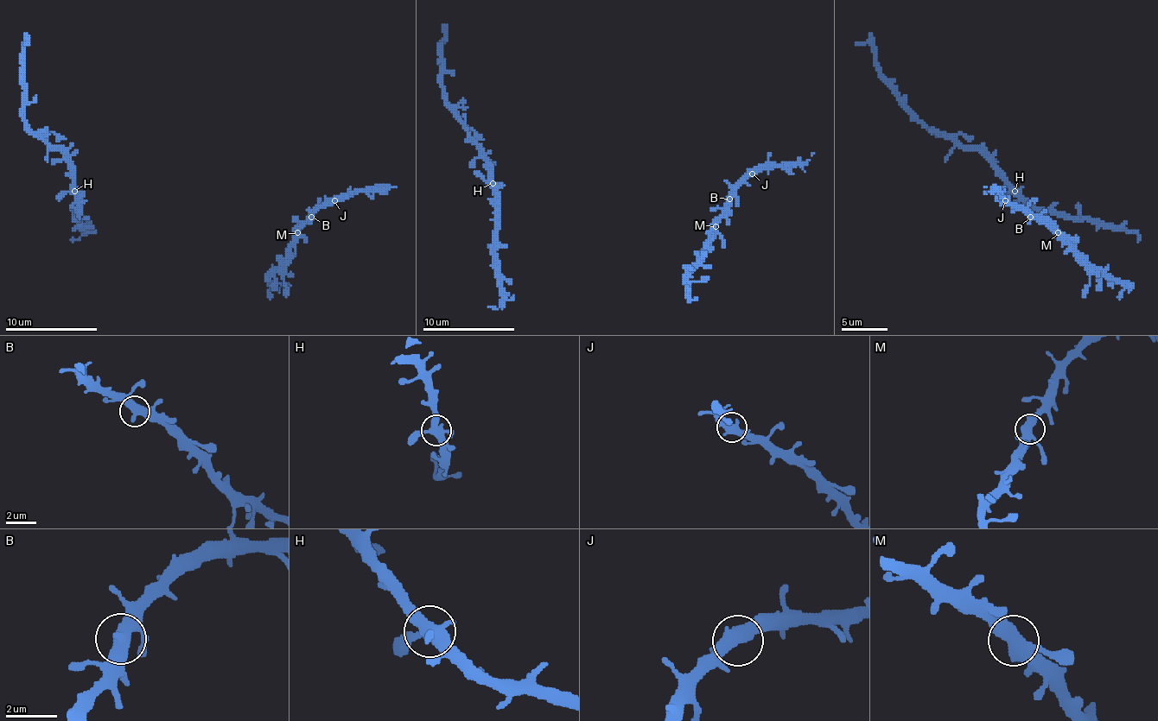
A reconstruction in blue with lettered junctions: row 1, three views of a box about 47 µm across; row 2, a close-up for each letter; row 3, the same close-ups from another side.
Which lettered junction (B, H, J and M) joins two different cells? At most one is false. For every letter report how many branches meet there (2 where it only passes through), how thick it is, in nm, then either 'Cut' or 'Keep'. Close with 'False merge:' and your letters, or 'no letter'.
B: Branches: 2. Thickness 500 nm. Keep
H: Branches: 3. Thickness 440 nm. Keep
J: Branches: 3. Thickness 420 nm. Keep
M: Branches: 3. Thickness 440 nm. Keep
False merge: no letter

